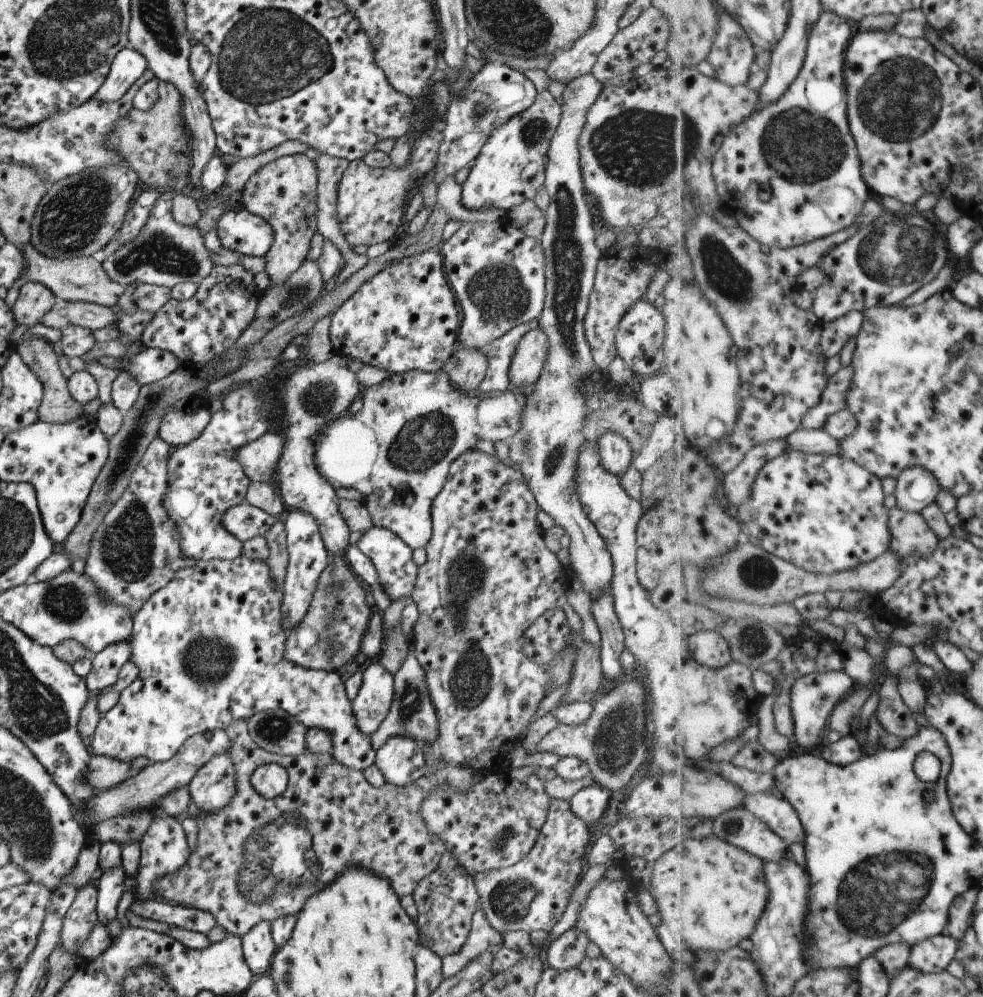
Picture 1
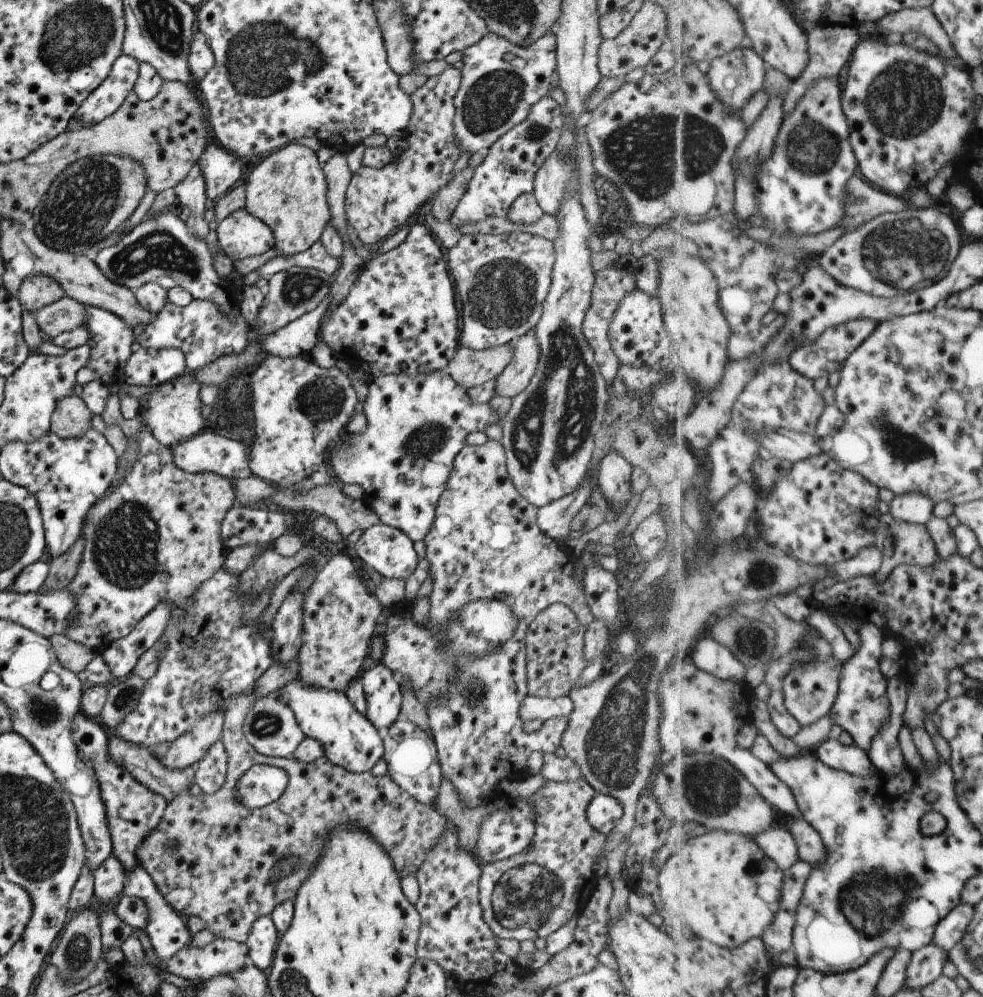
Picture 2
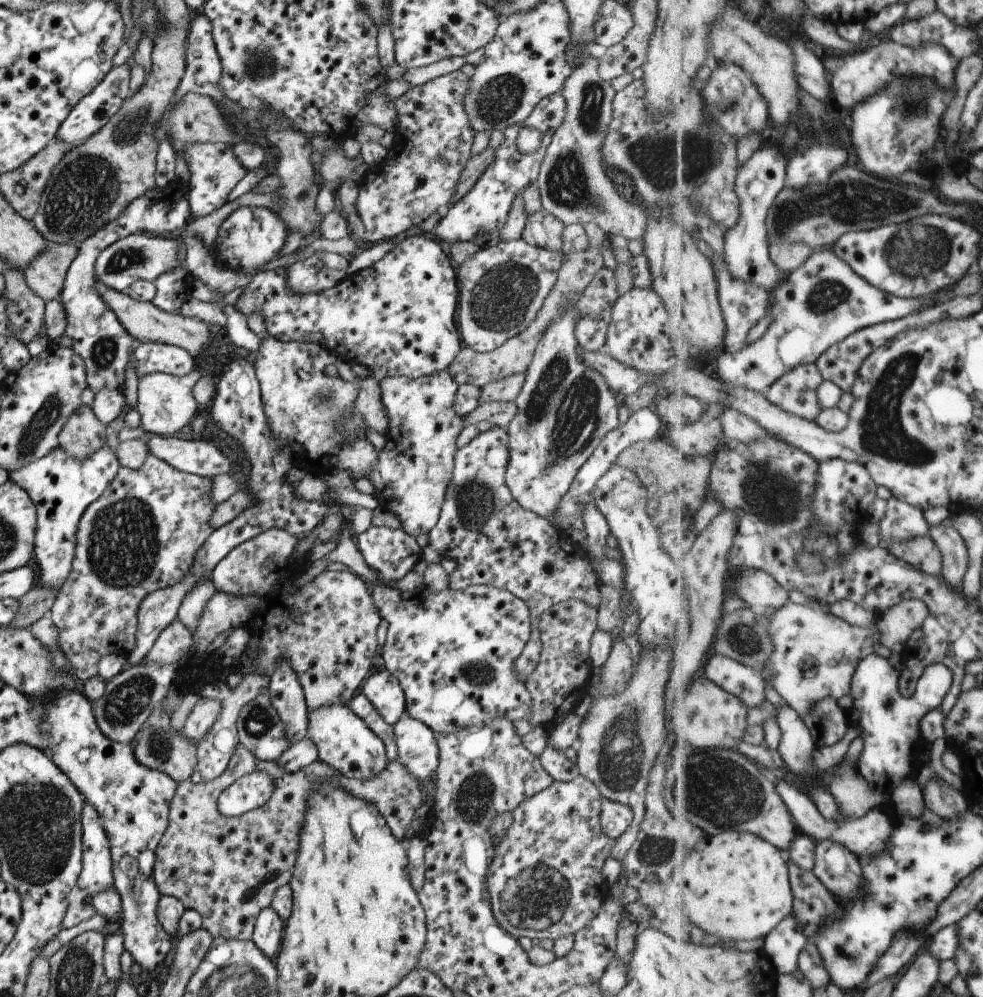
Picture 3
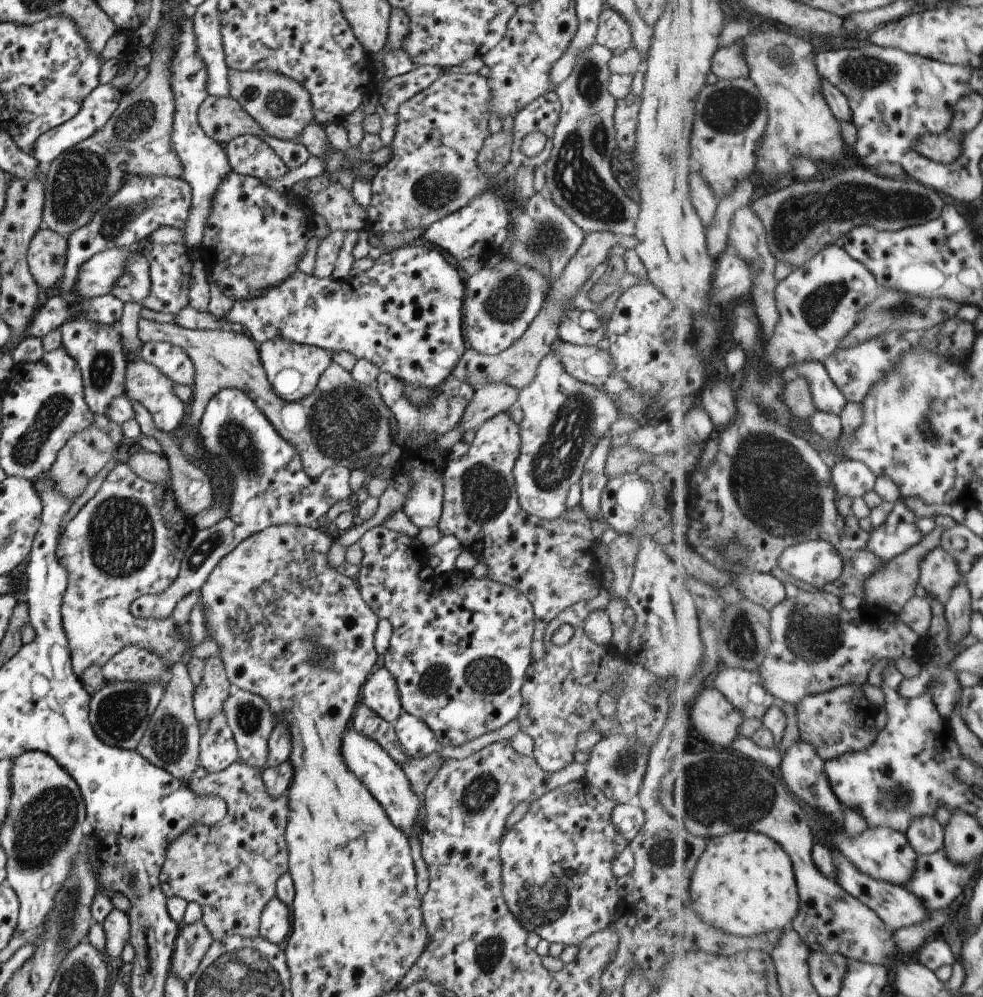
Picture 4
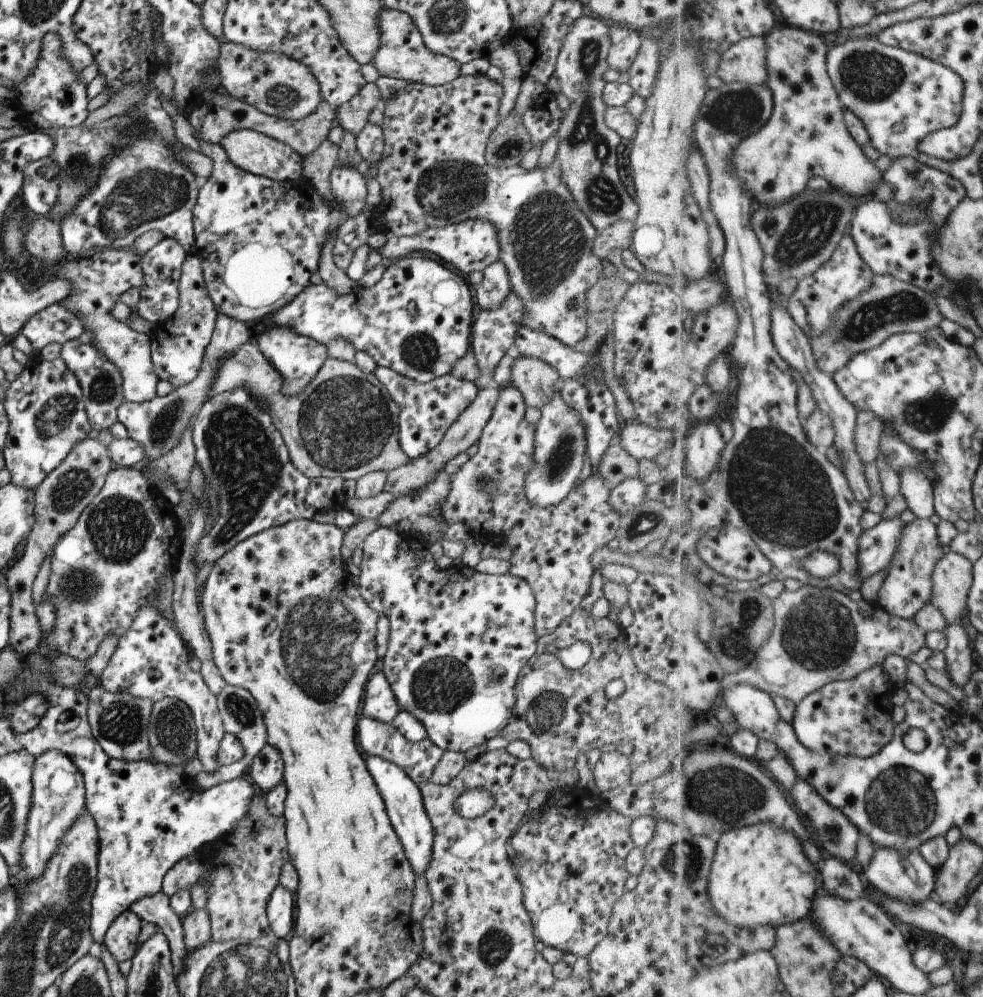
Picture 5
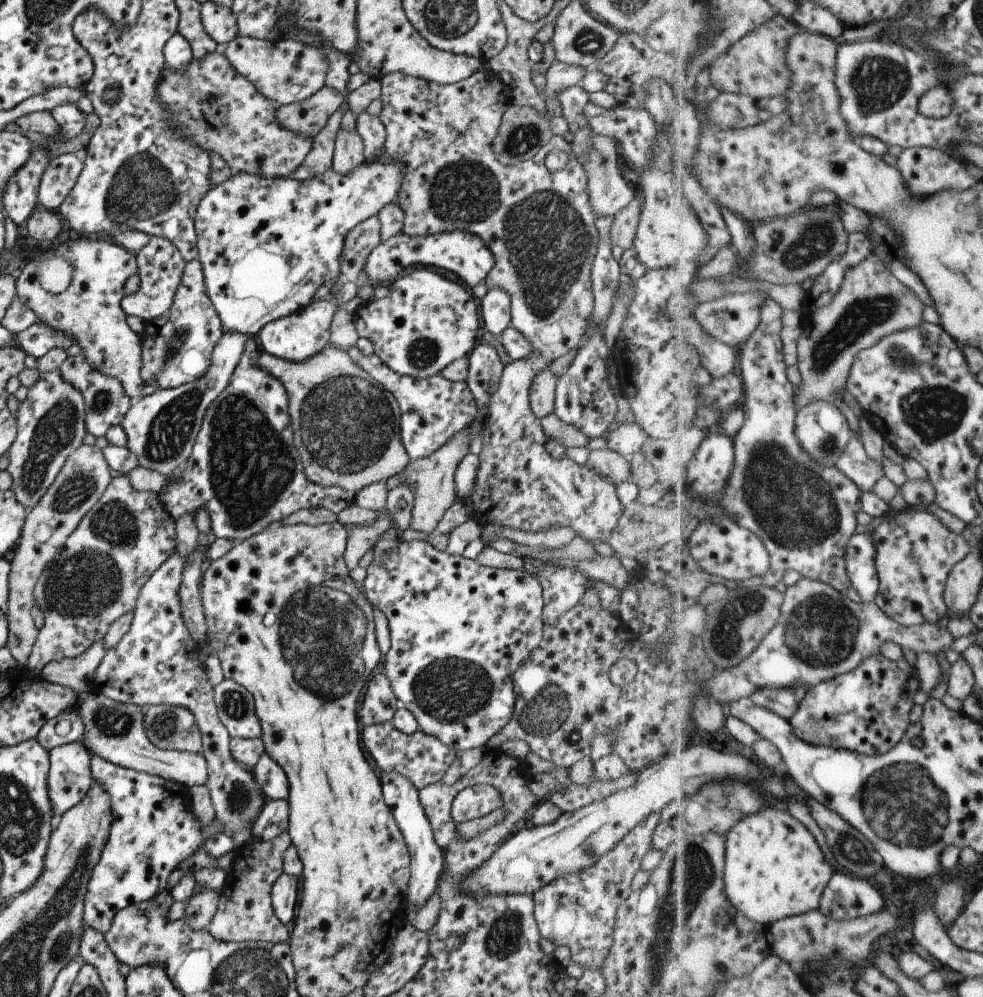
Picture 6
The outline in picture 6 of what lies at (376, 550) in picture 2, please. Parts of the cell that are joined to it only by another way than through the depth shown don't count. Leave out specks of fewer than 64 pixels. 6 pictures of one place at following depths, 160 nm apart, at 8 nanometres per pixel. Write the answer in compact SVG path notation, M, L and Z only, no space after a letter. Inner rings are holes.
M400 538L394 540L379 539L372 546L372 561L367 566L365 578L359 584L365 598L373 608L379 609L388 622L389 648L383 656L383 670L389 681L391 690L398 705L405 707L417 721L418 730L423 734L435 737L451 750L469 750L484 747L486 742L497 734L512 717L515 694L512 689L512 674L519 665L530 655L530 652L539 644L542 635L542 588L539 581L522 568L498 569L484 567L475 562L475 559L463 558L463 555L447 554L433 548L426 540L412 540L406 542Z

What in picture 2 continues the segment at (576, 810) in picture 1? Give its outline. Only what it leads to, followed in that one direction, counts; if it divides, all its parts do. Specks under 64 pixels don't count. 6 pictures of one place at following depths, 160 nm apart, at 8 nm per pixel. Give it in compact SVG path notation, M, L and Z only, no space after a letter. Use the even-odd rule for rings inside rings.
M596 793L586 808L586 821L602 835L606 835L616 825L621 815L620 802L601 793Z

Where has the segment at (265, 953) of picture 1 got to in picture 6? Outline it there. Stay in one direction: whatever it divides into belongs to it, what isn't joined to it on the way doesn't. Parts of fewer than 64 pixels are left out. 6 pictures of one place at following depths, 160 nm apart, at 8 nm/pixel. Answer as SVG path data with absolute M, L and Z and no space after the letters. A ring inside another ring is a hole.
M285 873L271 885L270 905L274 915L285 925L290 926L299 899L299 877Z

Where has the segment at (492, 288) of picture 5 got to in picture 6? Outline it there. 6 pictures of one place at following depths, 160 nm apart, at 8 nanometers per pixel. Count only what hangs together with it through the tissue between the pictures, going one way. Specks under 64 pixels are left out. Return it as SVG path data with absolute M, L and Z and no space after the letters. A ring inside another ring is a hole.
M487 289L479 301L479 314L484 330L498 337L510 324L510 298L499 289Z

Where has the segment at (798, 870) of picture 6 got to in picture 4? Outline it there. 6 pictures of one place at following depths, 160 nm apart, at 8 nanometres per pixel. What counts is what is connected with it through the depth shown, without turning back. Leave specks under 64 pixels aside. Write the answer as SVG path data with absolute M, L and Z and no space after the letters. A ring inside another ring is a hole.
M737 830L709 840L691 878L695 912L712 926L739 937L755 937L773 930L784 931L799 913L798 883L790 855L774 839L754 830Z

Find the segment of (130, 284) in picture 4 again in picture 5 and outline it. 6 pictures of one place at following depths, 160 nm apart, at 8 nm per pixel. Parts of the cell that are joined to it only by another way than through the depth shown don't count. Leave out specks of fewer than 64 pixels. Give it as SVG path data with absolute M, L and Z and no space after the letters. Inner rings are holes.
M115 246L107 247L95 251L91 256L74 259L73 261L64 261L55 263L51 276L60 278L70 284L70 291L67 296L61 301L61 304L73 313L82 322L83 328L93 333L90 345L100 354L103 355L109 362L112 362L119 371L122 378L122 395L124 400L130 403L140 403L150 401L155 397L155 384L158 378L153 372L153 367L150 361L149 350L149 335L138 333L132 327L128 327L125 322L118 321L111 313L111 307L118 301L120 295L131 287L139 288L143 282L143 271L140 265L140 255L132 248L119 249Z

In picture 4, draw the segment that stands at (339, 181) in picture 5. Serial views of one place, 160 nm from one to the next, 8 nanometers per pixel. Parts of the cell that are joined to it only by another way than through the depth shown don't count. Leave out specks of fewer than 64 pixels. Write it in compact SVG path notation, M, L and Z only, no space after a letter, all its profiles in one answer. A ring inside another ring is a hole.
M331 179L327 188L311 194L309 201L311 211L324 219L331 232L366 228L364 210L355 203L351 192L335 179Z

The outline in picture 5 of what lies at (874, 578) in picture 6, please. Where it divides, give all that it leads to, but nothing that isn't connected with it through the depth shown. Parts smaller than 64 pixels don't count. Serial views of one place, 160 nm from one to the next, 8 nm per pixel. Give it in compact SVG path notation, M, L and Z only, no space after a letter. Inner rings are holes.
M897 517L887 521L880 521L879 524L862 532L859 566L861 566L860 576L863 580L869 577L879 579L879 573L887 570L897 552L904 526L905 524Z

